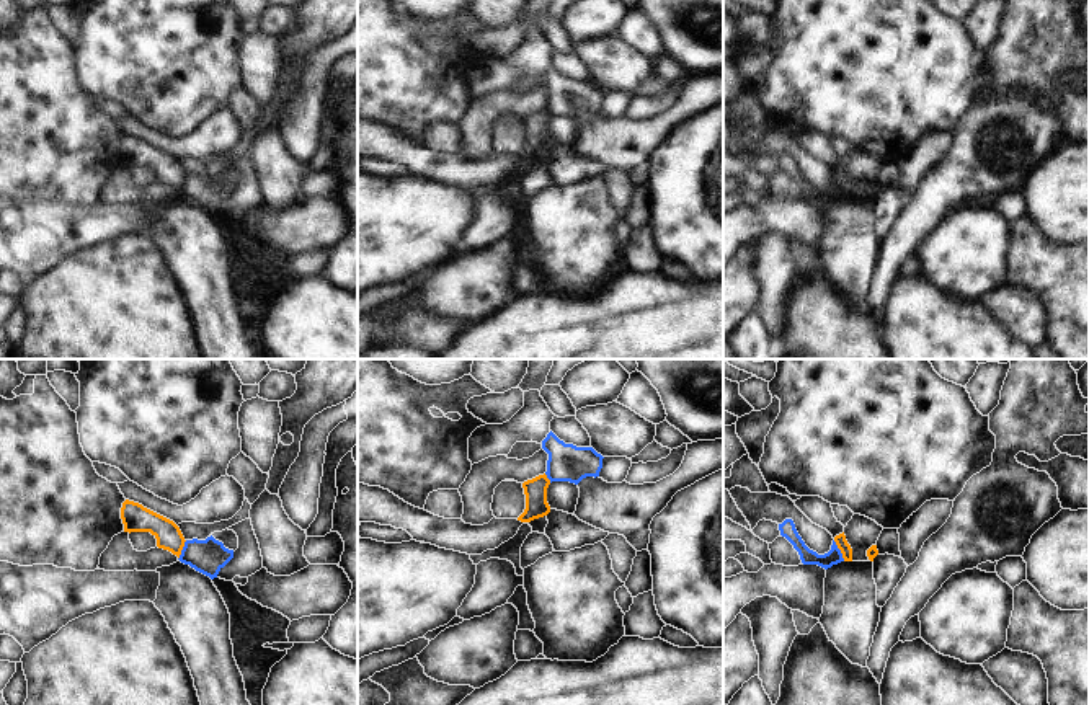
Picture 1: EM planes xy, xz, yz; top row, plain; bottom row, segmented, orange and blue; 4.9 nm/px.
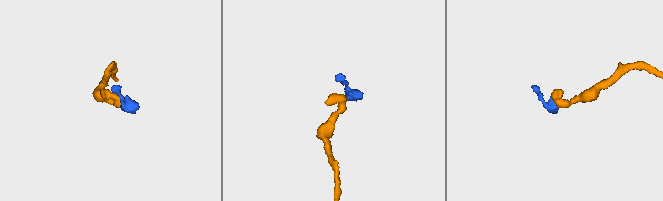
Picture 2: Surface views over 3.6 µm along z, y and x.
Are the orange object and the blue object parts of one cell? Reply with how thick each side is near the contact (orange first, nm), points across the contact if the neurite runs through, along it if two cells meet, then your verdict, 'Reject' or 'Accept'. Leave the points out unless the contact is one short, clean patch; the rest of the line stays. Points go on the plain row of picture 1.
Thickness 60 nm (orange) against 80 nm. Boundary: yz (833, 175), (844, 195). Reject

